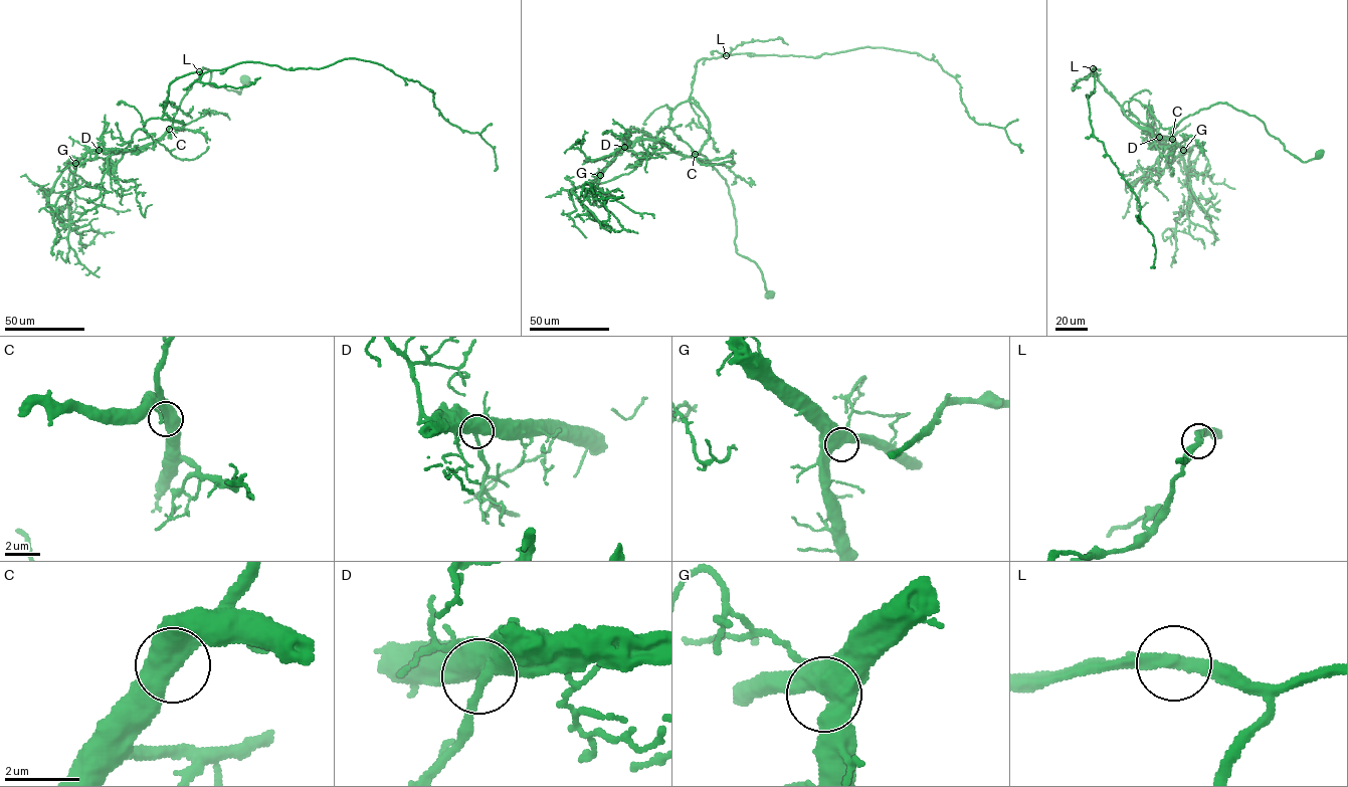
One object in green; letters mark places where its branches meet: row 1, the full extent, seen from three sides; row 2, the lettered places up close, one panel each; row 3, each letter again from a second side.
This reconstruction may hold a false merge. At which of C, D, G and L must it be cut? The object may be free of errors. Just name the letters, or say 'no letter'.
no letter

